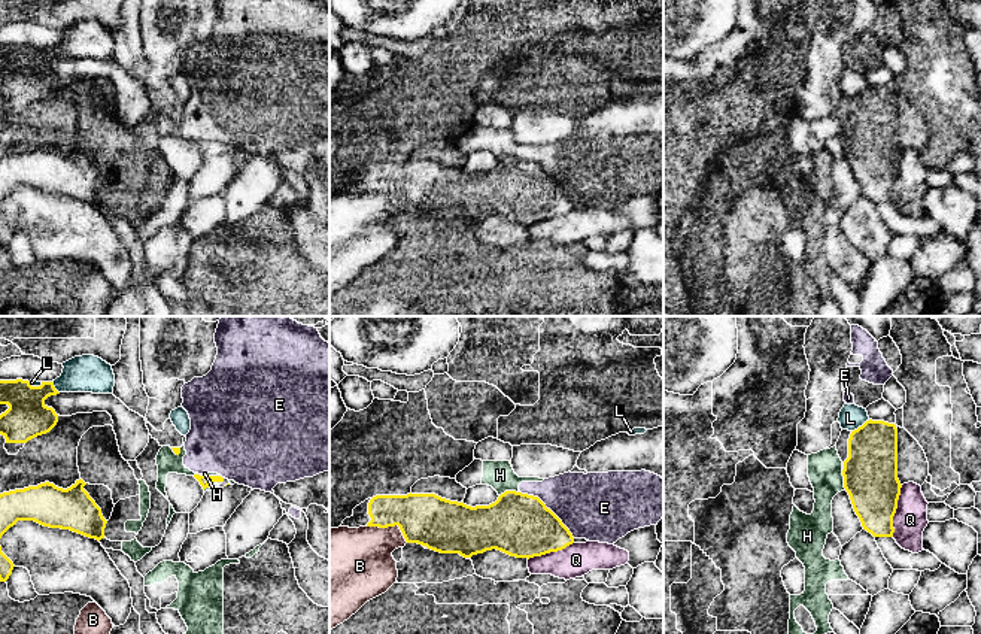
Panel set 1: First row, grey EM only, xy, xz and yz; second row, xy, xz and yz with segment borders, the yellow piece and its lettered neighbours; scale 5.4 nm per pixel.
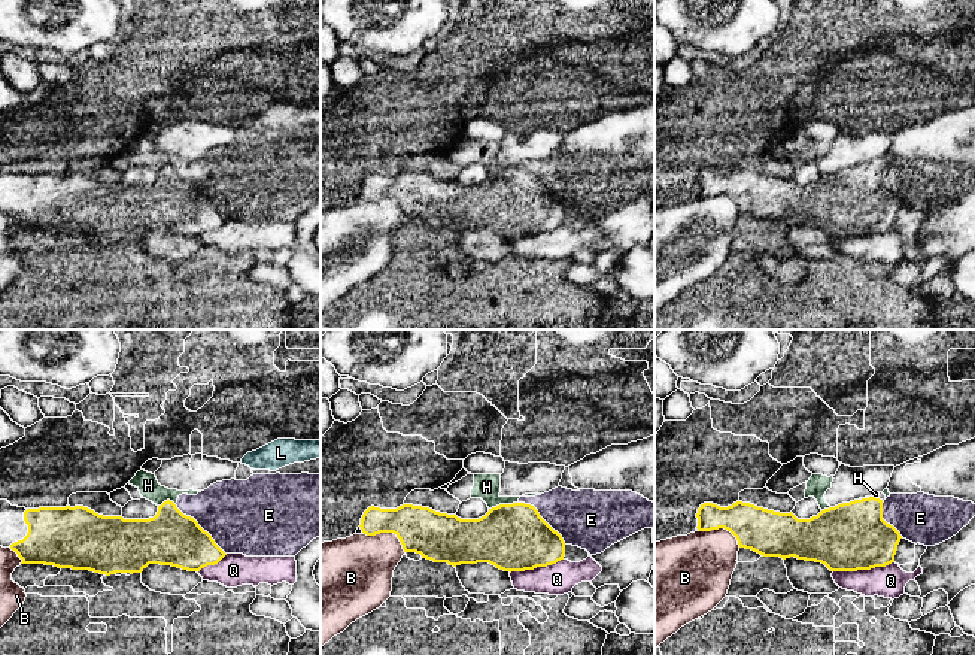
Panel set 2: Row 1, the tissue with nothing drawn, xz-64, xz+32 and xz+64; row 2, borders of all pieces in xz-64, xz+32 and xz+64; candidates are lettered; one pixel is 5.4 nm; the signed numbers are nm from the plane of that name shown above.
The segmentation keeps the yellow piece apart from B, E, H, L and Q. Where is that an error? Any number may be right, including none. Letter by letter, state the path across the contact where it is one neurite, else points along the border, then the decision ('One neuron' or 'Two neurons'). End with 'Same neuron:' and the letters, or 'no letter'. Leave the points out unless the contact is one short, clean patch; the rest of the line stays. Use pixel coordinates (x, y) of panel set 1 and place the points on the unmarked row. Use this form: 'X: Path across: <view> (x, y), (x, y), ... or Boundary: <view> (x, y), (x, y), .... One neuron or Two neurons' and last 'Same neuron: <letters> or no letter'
B: Two neurons
E: Two neurons
H: Two neurons
L: Two neurons
Q: Two neurons
Same neuron: no letter

